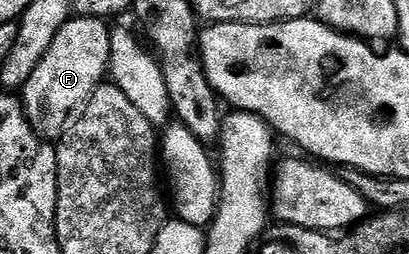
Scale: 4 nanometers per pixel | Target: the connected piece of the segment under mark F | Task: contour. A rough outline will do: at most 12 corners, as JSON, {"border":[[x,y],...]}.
{"border":[[72,16],[21,90],[58,139],[104,84],[112,26]]}

